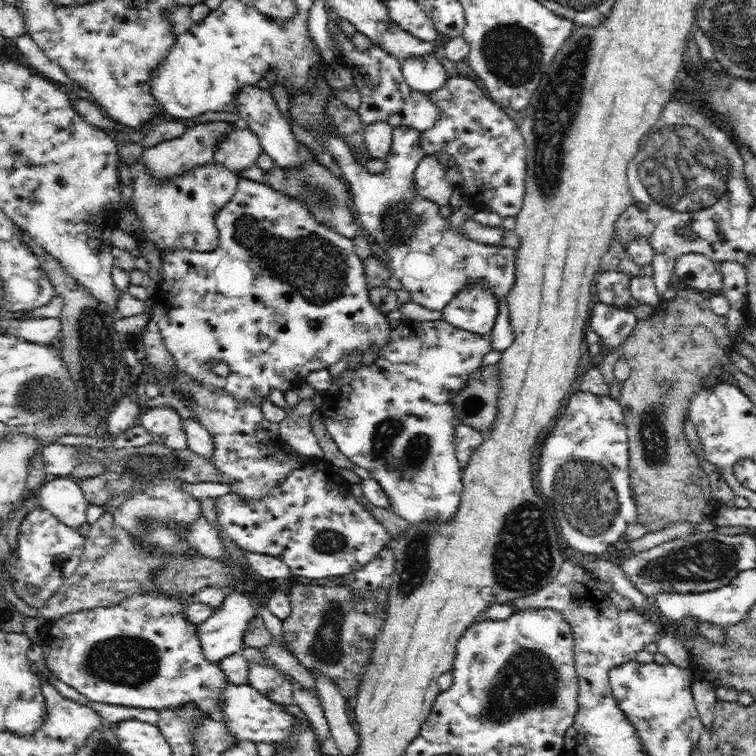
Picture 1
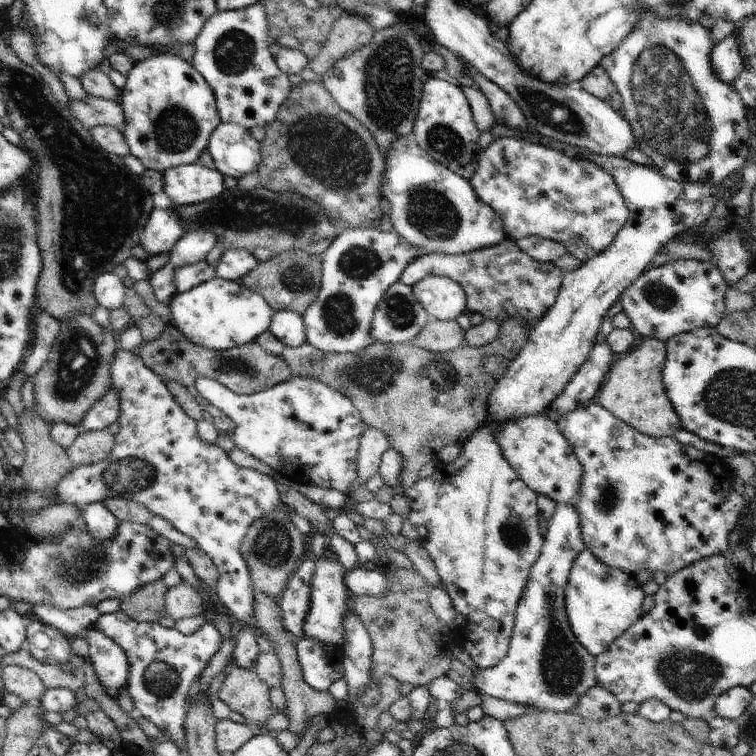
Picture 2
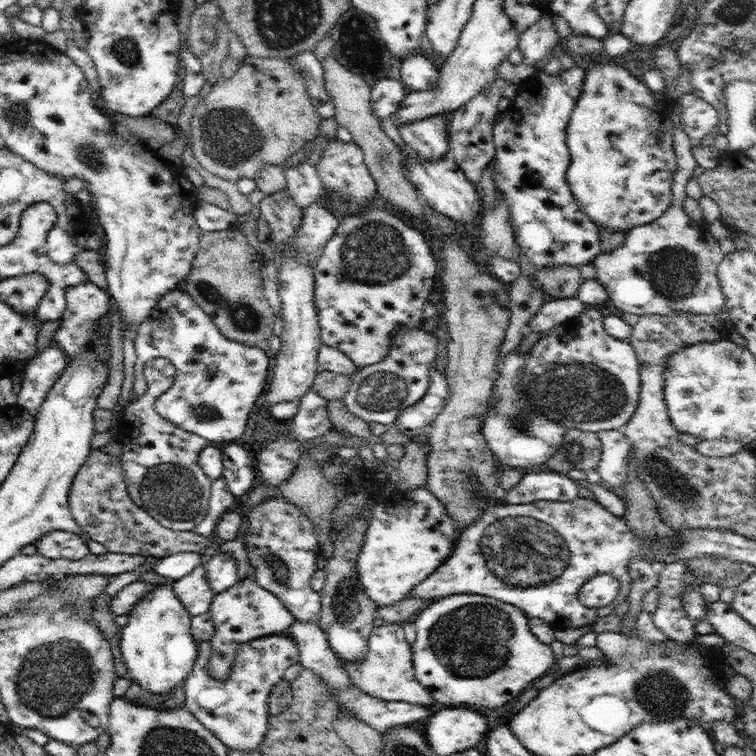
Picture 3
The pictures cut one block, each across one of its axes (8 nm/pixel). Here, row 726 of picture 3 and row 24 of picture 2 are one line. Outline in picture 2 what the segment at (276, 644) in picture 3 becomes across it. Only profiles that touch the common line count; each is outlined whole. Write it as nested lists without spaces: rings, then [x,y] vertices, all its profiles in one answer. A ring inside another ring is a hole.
[[[260,2],[245,9],[219,11],[208,19],[202,32],[193,42],[195,53],[192,66],[212,87],[222,123],[236,123],[247,129],[254,126],[266,128],[277,117],[280,105],[286,100],[293,86],[289,75],[278,68],[275,55],[269,51],[271,43],[265,6]]]

